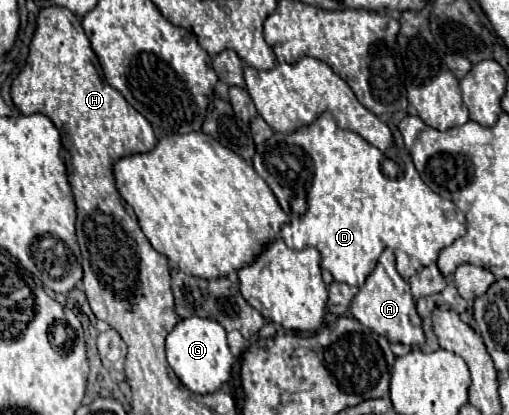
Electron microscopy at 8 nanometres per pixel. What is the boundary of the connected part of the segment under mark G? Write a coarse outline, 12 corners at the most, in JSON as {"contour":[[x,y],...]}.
{"contour":[[186,318],[166,338],[180,382],[210,394],[230,380],[226,330]]}

